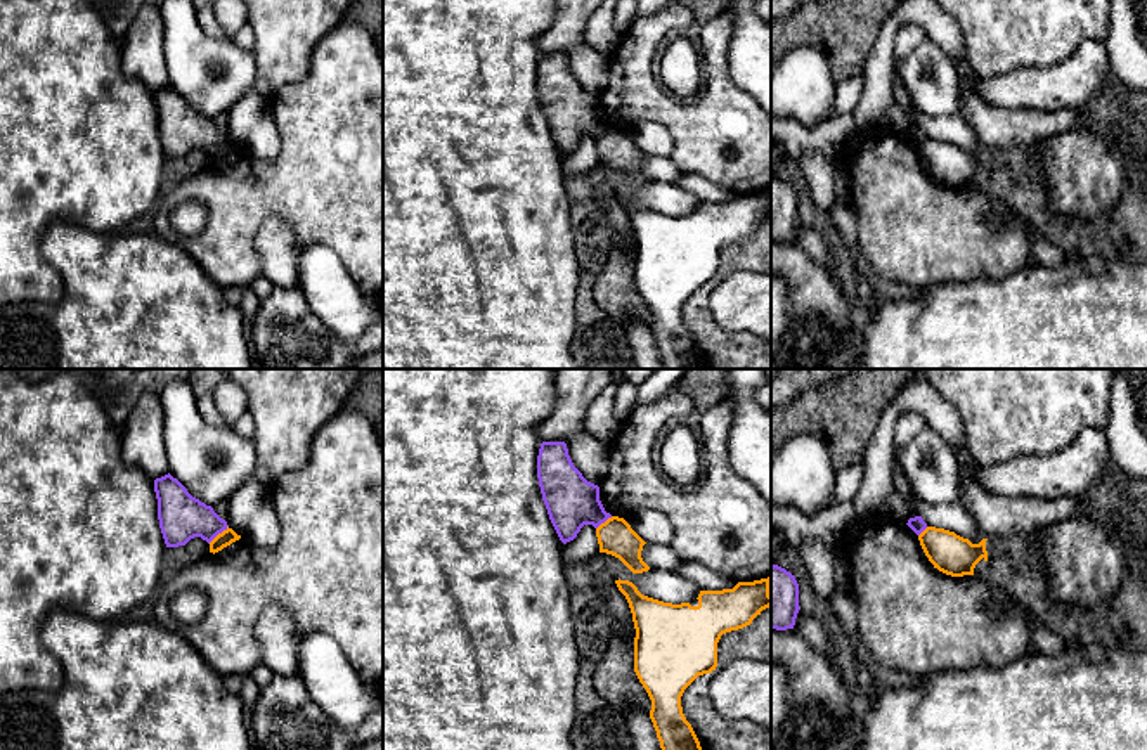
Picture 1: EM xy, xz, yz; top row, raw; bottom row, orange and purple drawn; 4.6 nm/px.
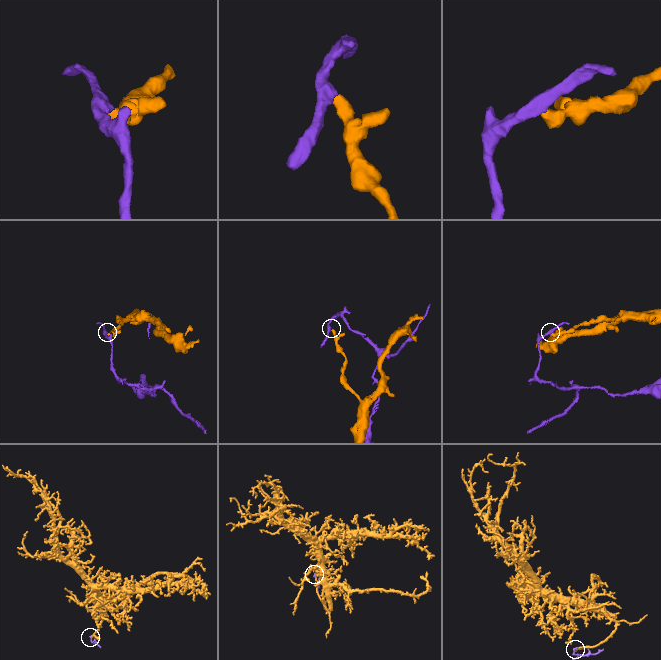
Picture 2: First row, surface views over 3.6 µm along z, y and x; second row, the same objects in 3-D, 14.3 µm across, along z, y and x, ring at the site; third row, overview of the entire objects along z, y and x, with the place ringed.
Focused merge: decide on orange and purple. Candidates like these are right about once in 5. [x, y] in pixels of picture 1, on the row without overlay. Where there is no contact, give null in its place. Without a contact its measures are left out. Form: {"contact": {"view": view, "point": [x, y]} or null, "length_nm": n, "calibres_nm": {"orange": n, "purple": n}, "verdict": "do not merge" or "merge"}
{"contact": {"view": "xy", "point": [219, 146]}, "length_nm": 130, "calibres_nm": {"orange": 70, "purple": 220}, "verdict": "do not merge"}

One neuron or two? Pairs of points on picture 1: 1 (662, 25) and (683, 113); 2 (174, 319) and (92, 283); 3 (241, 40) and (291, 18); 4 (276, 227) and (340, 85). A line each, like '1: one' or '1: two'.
1: one
2: one
3: two
4: two

